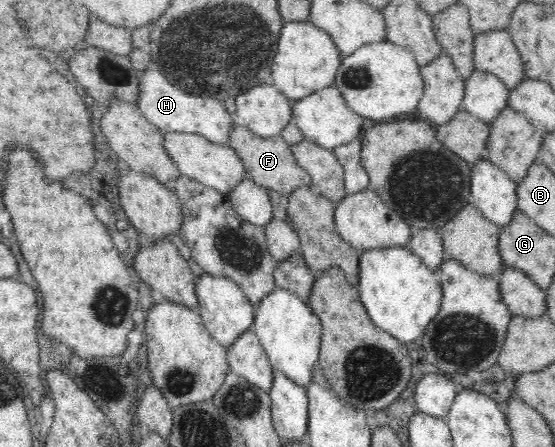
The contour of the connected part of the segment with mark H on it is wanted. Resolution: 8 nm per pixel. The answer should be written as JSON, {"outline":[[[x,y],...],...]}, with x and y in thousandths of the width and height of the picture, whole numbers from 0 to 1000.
{"outline":[[[276,148],[247,163],[249,195],[245,228],[256,257],[281,284],[295,295],[353,298],[380,313],[382,320],[411,327],[411,298],[418,280],[425,277],[422,255],[411,253],[402,224],[369,219],[341,210],[335,201],[310,190],[295,166]]]}

